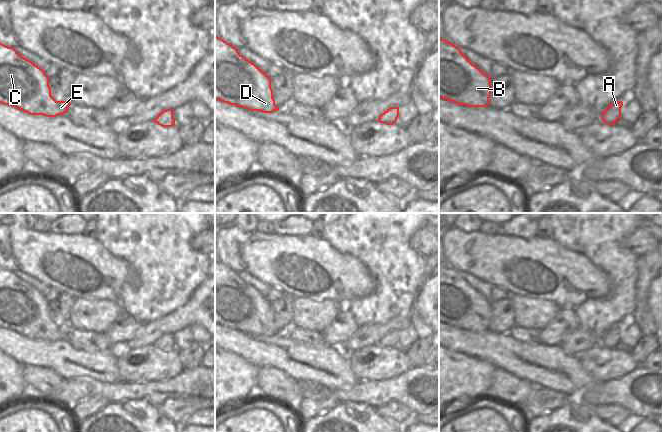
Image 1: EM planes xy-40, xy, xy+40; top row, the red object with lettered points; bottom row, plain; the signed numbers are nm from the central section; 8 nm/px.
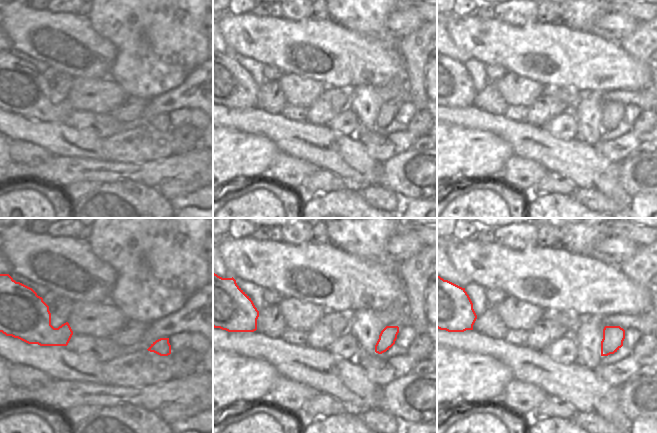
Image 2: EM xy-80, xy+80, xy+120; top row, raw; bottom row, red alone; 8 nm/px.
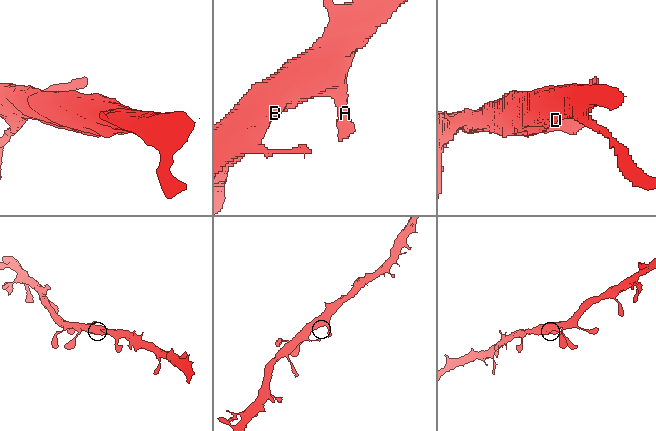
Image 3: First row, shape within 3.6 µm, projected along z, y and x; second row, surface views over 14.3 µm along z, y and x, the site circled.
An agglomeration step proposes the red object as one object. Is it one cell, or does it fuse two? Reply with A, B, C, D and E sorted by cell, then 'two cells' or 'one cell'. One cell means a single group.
A B C D E; one cell

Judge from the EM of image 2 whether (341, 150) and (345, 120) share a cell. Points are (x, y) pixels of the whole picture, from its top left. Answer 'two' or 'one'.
two

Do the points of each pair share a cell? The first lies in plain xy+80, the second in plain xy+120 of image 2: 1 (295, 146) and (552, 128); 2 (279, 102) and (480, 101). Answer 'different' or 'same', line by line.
1: different
2: same

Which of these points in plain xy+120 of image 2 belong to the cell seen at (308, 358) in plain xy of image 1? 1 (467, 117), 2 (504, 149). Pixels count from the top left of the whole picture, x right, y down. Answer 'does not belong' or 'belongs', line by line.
1: belongs
2: does not belong

